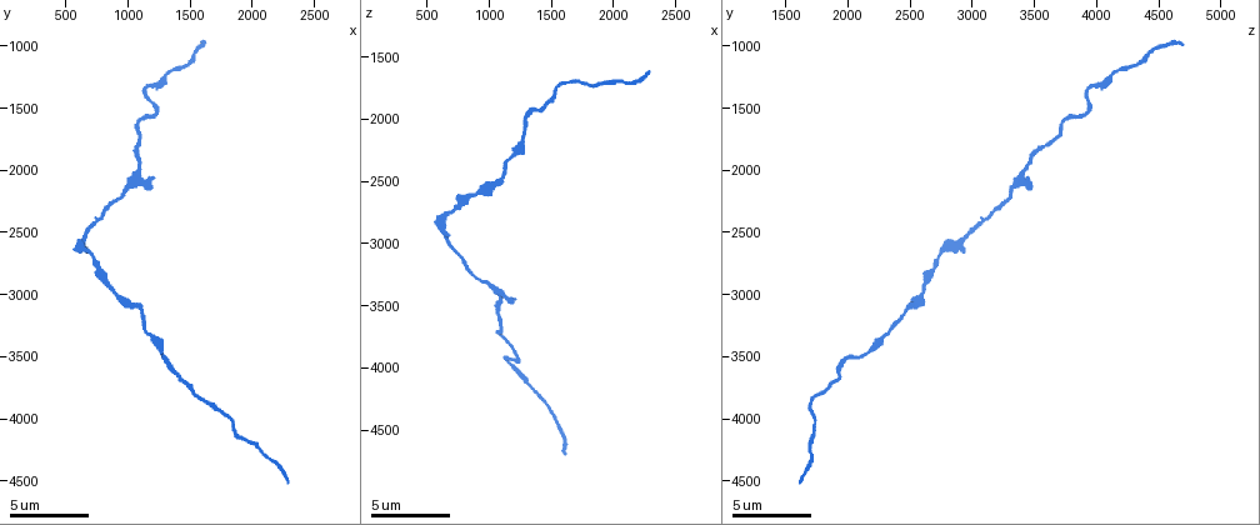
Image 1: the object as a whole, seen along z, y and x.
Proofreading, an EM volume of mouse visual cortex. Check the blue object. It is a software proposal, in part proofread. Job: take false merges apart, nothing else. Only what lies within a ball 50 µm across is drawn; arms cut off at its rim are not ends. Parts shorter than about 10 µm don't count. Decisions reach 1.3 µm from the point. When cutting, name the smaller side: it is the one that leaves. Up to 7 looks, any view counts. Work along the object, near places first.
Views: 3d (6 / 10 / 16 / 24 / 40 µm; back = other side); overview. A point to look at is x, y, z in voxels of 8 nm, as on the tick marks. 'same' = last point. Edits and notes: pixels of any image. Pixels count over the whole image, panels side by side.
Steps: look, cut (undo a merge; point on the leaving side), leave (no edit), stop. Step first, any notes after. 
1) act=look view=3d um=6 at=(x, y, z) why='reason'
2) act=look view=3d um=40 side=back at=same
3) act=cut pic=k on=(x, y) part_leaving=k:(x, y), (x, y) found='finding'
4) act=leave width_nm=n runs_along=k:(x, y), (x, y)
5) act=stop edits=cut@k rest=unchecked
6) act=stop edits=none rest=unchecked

act=look view=3d um=10 at=(1080, 3100, 2480) why='sudden change in width'

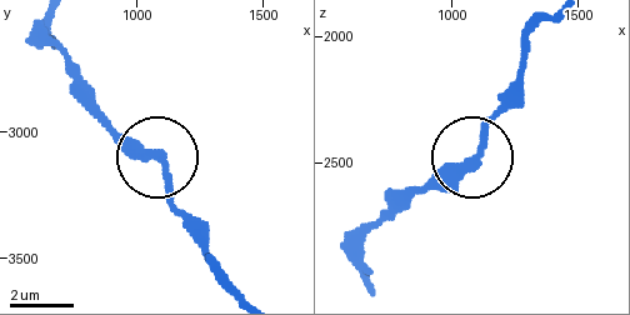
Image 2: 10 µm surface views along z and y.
act=look view=3d um=6 at=(1080, 3090, 2490)

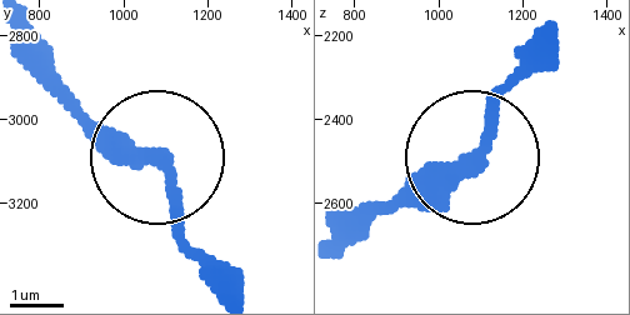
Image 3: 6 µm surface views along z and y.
act=leave runs_along=3:(341, 243), (475, 149), (511, 50) found='one neuron here'

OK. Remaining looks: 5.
act=look view=3d um=10 at=(1280, 3480, 2100) why='a narrow waist'

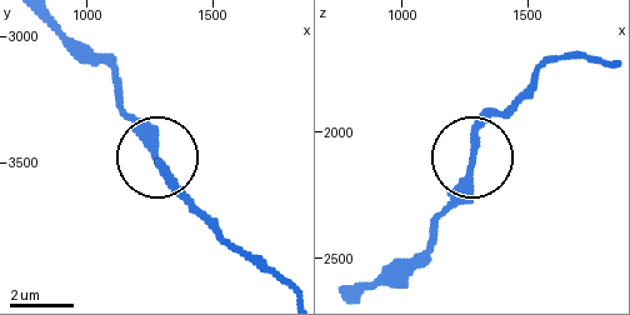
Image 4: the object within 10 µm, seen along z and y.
act=look view=3d um=6 at=same

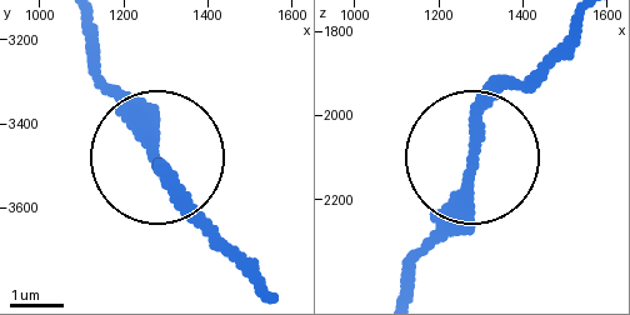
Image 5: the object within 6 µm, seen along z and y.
act=leave runs_along=5:(85, 35), (126, 116), (243, 259) found='all the same neuron'

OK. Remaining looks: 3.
act=look view=3d um=16 at=(660, 2640, 2740)

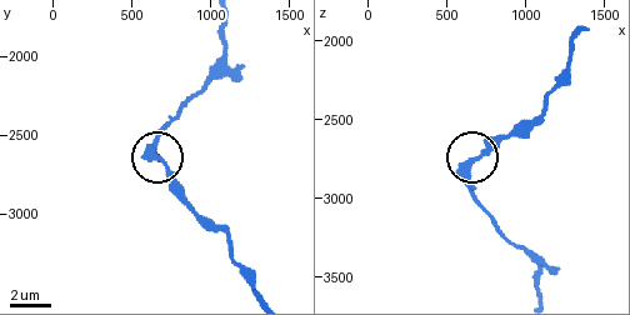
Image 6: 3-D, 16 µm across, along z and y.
act=look view=3d um=6 at=(680, 2660, 2740)

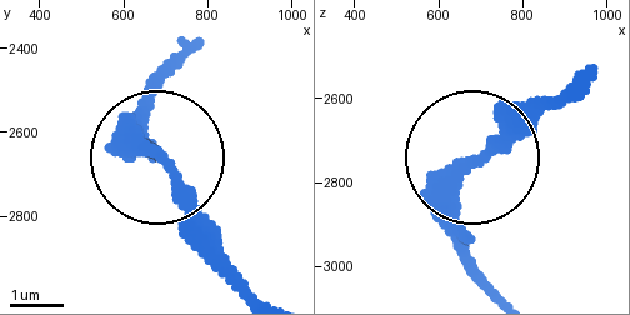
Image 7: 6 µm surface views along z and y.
act=leave runs_along=7:(464, 178), (540, 106) found='all the same neuron'

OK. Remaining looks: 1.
act=stop edits=none rest=unchecked

